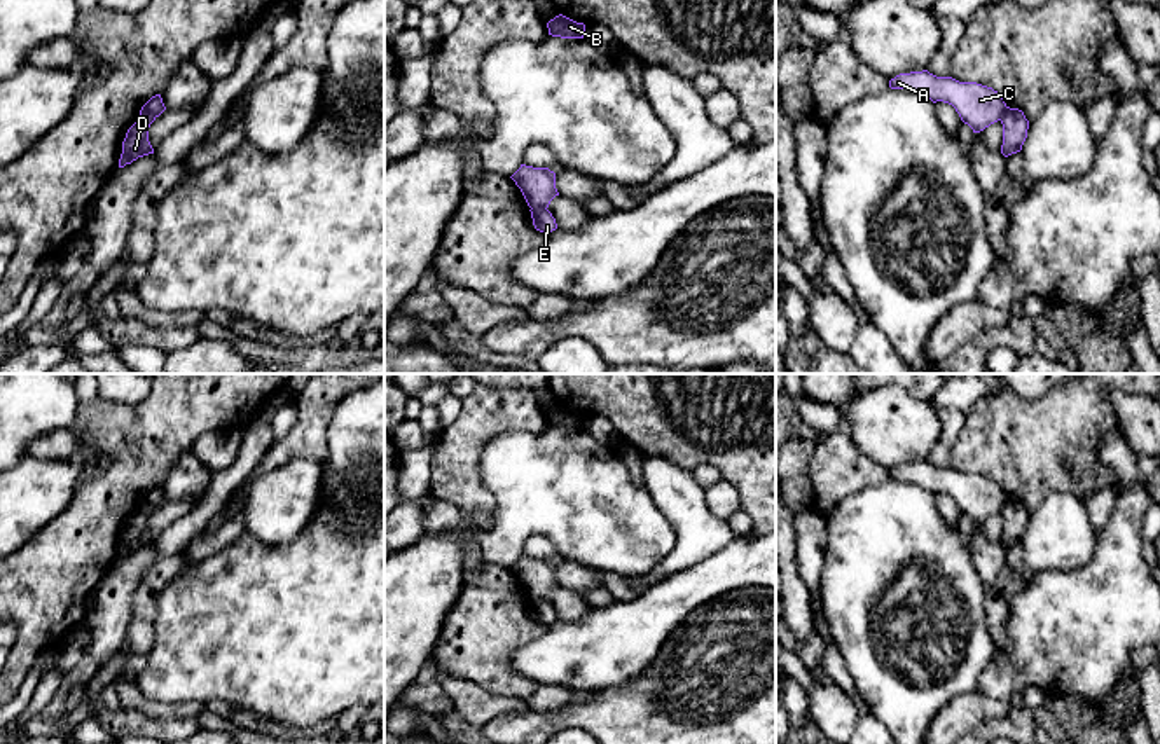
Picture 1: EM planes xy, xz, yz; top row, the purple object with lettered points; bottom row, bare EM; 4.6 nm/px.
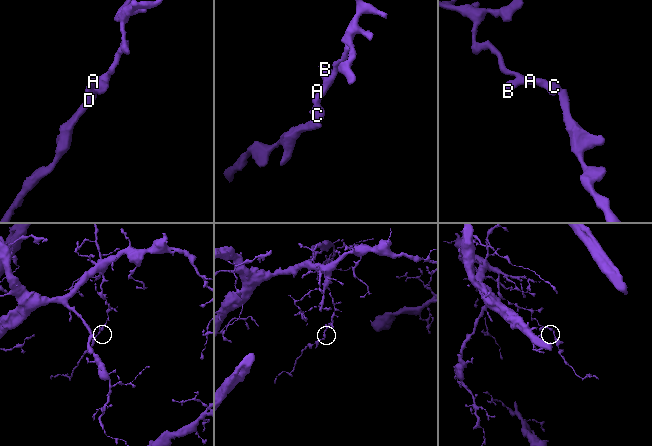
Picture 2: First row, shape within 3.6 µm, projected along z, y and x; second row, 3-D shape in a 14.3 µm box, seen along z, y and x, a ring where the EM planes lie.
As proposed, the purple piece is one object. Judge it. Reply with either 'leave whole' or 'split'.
split

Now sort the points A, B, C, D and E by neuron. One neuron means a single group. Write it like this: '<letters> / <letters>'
A B C / D E

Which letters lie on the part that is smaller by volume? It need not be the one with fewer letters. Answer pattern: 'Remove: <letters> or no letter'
Remove: D, E

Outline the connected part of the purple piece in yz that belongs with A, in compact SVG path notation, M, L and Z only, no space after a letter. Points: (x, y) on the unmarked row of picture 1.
M928 461L900 465L889 472L889 479L915 482L933 494L952 496L973 524L980 524L998 513L1008 499L1001 486L992 479L977 473L959 473L952 468L936 468Z

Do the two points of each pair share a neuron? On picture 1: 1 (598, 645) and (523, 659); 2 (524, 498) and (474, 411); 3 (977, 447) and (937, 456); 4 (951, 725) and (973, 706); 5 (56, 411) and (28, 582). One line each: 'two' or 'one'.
1: one
2: two
3: two
4: one
5: two

